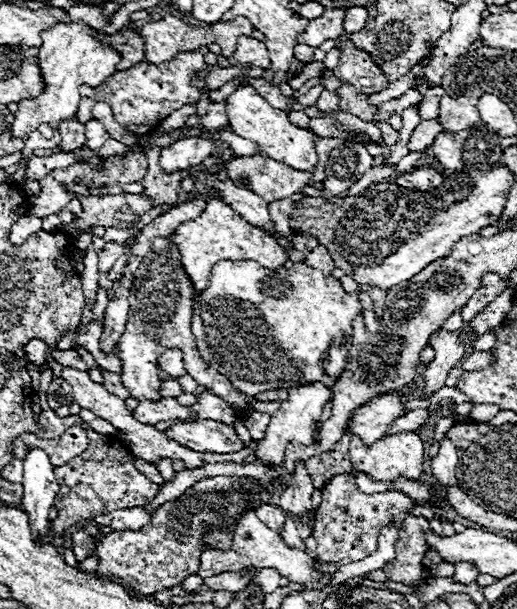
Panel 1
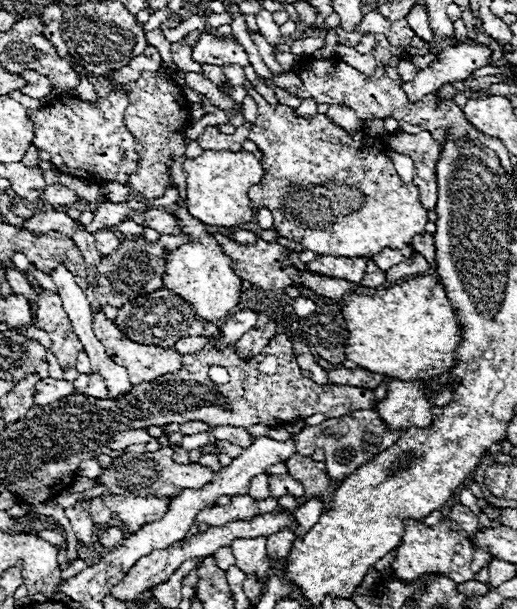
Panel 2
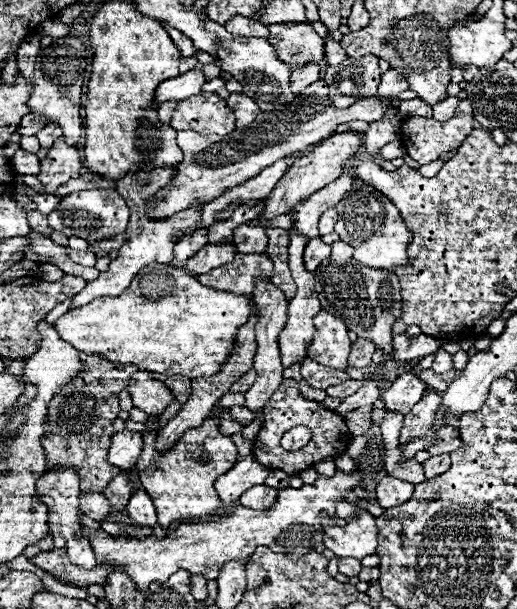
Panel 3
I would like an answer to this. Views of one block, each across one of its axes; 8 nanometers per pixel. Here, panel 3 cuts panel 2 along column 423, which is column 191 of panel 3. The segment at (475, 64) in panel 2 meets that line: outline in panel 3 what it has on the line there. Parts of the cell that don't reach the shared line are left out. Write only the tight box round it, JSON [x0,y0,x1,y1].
[154,64,206,106]

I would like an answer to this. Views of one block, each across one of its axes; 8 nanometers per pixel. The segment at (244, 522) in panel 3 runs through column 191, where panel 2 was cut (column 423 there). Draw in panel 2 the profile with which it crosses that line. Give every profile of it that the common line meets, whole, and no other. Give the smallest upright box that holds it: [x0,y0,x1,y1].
[392,520,476,584]

